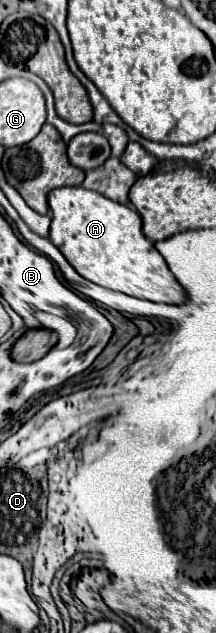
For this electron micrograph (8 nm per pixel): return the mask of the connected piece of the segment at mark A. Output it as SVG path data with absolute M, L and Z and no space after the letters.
M82 186L52 190L48 194L48 206L52 214L48 238L80 276L134 298L164 304L186 302L186 290L174 278L154 244L142 234L142 218L136 210Z

